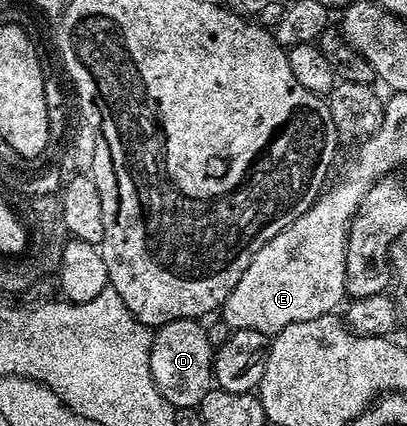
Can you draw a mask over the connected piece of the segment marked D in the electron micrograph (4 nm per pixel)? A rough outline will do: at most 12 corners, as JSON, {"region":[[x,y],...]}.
{"region":[[200,320],[169,321],[149,352],[174,409],[200,406],[214,384]]}

